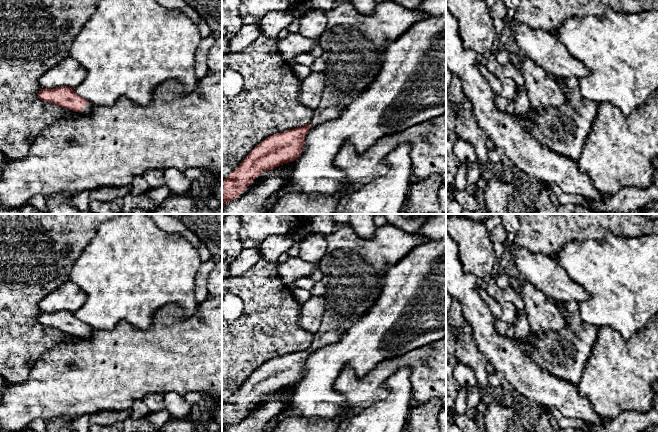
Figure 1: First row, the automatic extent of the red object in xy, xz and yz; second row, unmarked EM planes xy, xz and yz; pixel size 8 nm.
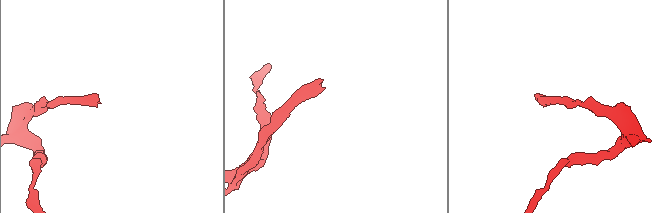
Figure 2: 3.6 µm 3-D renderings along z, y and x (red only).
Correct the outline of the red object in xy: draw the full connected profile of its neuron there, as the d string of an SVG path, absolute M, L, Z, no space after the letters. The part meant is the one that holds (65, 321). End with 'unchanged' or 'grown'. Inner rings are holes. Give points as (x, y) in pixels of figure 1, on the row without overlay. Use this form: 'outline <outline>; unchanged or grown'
outline M58 311L55 313L41 313L38 321L46 326L59 329L64 333L69 333L74 336L89 338L93 329L83 321L77 319L73 312Z; grown

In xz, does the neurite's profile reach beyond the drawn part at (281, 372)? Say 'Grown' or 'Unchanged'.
Grown

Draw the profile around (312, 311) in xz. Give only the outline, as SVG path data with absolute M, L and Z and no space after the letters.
M311 296L301 307L298 324L309 333L315 334L320 327L326 302L323 296Z

